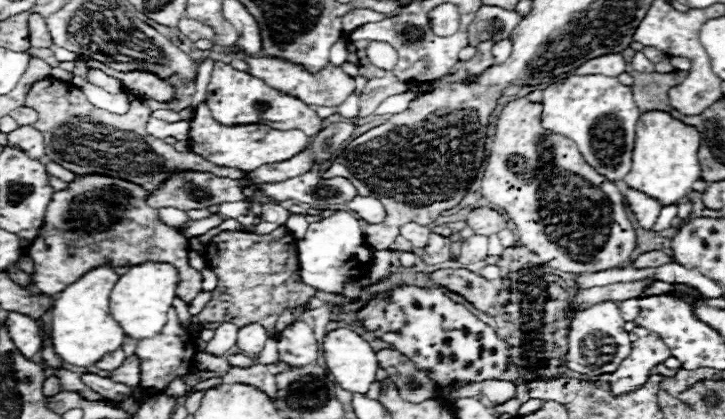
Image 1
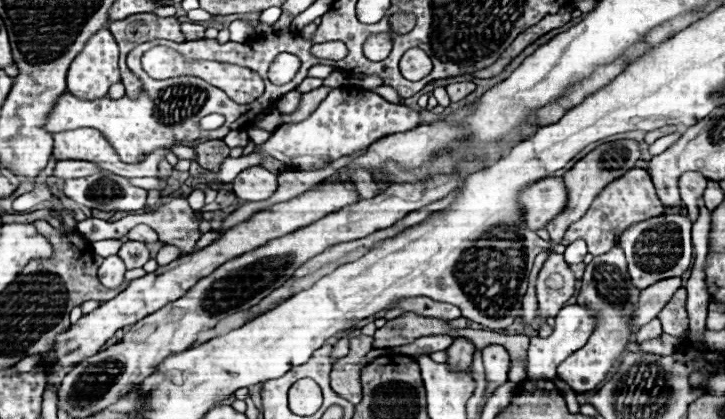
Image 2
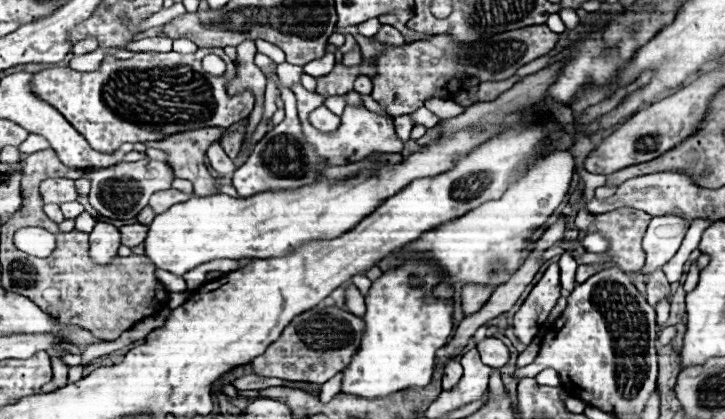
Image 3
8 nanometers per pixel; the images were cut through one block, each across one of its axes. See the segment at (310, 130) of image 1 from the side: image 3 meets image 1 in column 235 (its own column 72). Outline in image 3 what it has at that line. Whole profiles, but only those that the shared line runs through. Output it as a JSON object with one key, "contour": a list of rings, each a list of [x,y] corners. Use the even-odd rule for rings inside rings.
{"contour":[[[200,48],[194,54],[140,52],[128,60],[106,56],[100,68],[94,72],[78,72],[68,66],[50,68],[38,72],[30,86],[38,98],[56,106],[94,150],[114,152],[124,142],[136,144],[146,140],[162,140],[164,136],[176,132],[206,126],[228,128],[230,124],[248,118],[254,108],[254,96],[248,92],[236,96],[226,94],[226,82],[234,78],[234,74],[234,62],[224,54],[222,48]],[[206,54],[218,54],[226,62],[226,72],[222,76],[212,76],[202,70],[202,58]]]}

